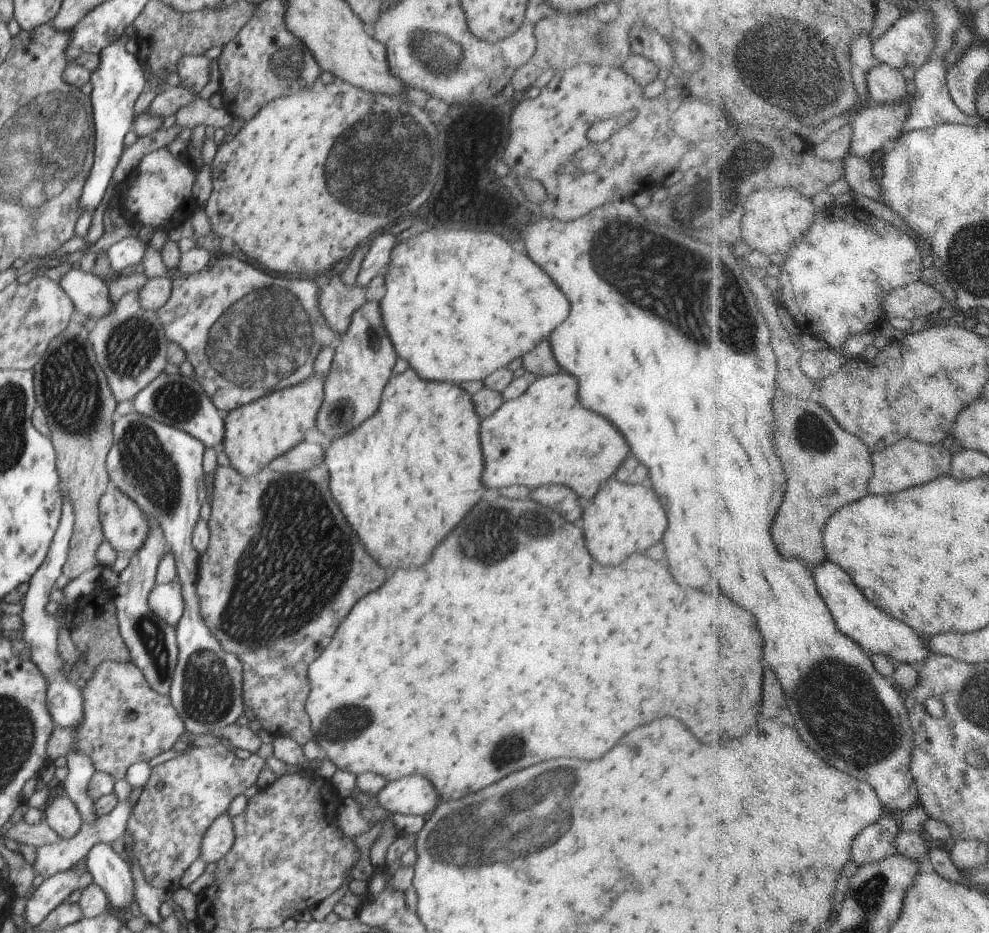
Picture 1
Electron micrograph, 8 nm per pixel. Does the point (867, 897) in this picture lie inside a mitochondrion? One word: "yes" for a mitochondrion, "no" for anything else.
yes

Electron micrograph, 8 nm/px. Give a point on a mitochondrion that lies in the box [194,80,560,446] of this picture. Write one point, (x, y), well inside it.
(386, 165)

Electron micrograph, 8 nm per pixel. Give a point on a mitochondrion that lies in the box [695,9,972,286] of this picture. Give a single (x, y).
(789, 62)

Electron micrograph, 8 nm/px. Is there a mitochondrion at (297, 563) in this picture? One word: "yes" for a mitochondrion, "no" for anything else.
yes

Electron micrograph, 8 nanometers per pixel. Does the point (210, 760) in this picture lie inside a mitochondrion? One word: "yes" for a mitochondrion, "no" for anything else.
no

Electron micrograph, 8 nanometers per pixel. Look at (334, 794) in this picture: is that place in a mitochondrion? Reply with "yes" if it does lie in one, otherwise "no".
no

